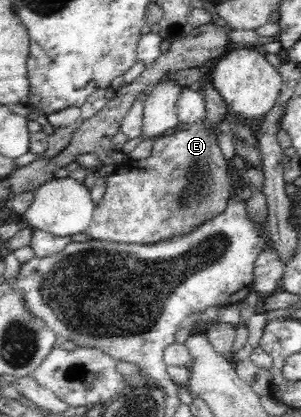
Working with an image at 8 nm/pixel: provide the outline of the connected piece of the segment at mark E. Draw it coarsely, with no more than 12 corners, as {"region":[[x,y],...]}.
{"region":[[209,77],[201,121],[108,176],[89,239],[155,245],[228,209]]}

